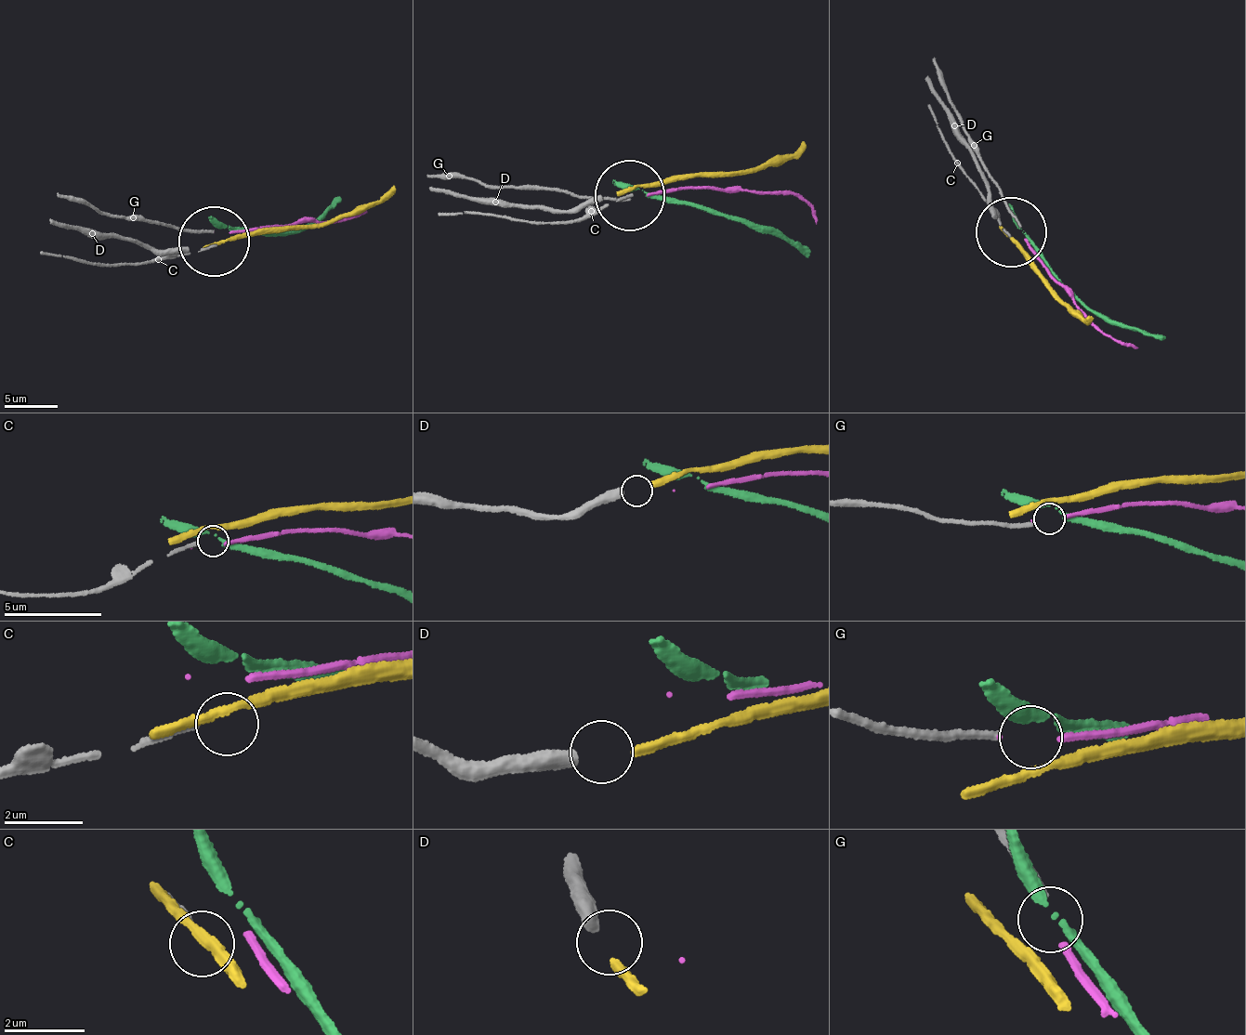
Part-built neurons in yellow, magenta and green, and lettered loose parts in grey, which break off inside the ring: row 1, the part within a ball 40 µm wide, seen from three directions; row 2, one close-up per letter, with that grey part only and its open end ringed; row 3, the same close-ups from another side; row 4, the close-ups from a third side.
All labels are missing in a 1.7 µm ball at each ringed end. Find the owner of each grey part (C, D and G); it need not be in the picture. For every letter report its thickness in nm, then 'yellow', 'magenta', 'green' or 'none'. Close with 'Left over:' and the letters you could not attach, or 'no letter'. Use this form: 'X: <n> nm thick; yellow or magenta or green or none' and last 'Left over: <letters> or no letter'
C: 170 nm thick; none
D: 440 nm thick; yellow
G: 200 nm thick; magenta
Left over: C

